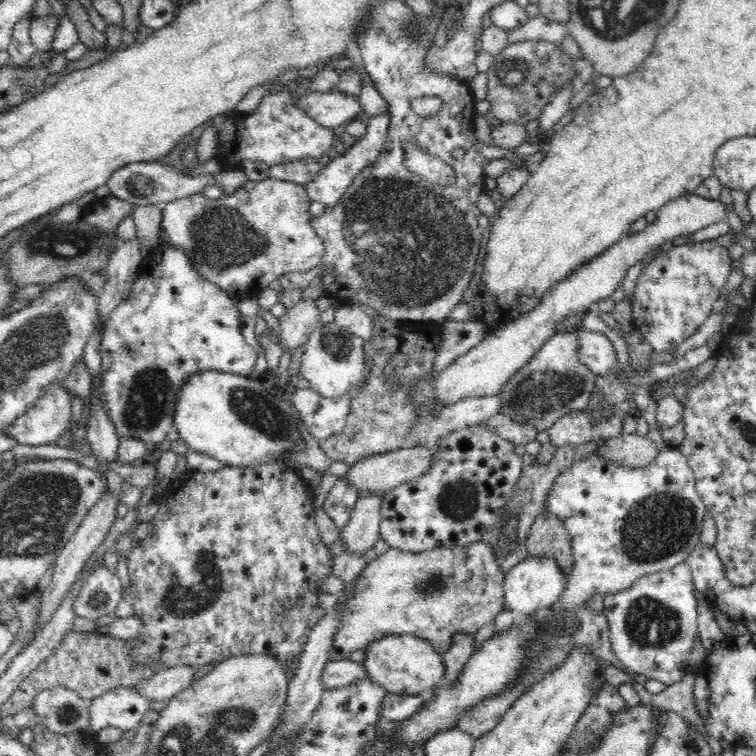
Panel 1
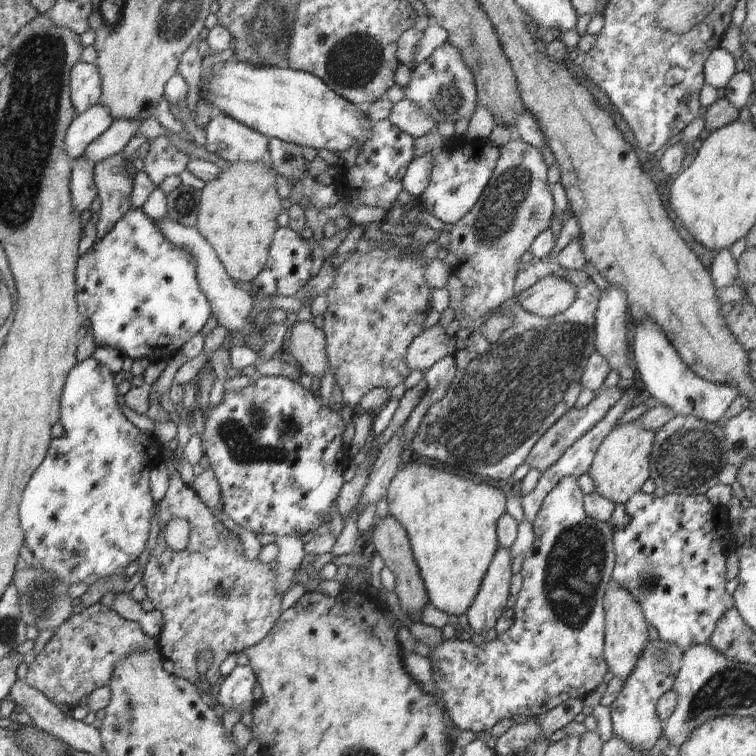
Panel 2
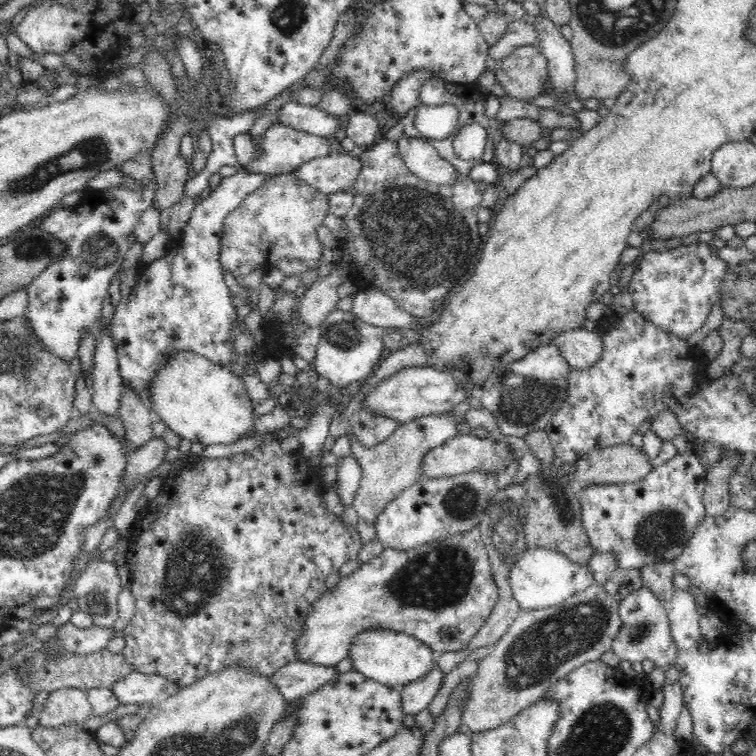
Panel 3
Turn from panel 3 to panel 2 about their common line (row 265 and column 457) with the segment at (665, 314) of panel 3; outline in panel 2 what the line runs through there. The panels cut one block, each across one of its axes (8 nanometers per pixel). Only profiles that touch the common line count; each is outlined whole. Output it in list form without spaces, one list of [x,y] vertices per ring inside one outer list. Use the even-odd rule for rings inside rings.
[[[566,476],[560,480],[558,484],[544,498],[540,510],[536,518],[531,522],[534,531],[534,544],[532,548],[526,552],[520,576],[522,576],[522,588],[517,594],[518,598],[514,605],[514,623],[504,633],[498,635],[495,640],[483,640],[480,644],[475,644],[471,640],[460,640],[459,638],[442,638],[442,642],[431,648],[430,660],[432,677],[435,682],[445,710],[449,714],[453,725],[460,732],[470,730],[477,734],[478,732],[490,732],[492,726],[504,718],[514,718],[514,716],[530,716],[541,718],[549,710],[555,706],[562,704],[562,701],[568,699],[583,699],[588,693],[596,691],[598,686],[602,684],[604,676],[608,673],[608,664],[604,660],[604,645],[605,645],[605,614],[603,609],[603,598],[606,594],[606,589],[612,582],[612,573],[615,565],[615,554],[613,546],[613,531],[614,528],[608,523],[604,524],[599,520],[588,516],[584,510],[584,492],[580,490],[576,476]]]

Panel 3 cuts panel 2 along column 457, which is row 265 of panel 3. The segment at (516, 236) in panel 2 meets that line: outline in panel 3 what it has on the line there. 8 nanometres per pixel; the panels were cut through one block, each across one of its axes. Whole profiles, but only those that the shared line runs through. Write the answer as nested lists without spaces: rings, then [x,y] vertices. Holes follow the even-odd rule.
[[[290,174],[278,175],[266,179],[240,203],[238,208],[228,213],[220,234],[220,263],[222,272],[230,272],[235,278],[250,274],[257,266],[264,265],[264,270],[277,267],[280,259],[300,259],[306,264],[321,257],[323,248],[320,244],[317,228],[322,225],[329,213],[328,195],[314,188],[310,183],[300,181]]]

